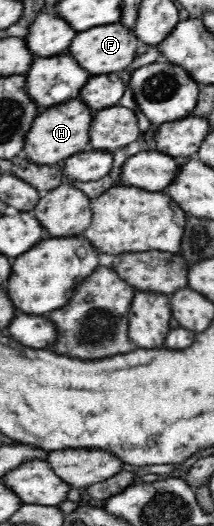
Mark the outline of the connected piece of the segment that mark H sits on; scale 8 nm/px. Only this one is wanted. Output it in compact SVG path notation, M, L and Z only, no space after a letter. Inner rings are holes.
M79 98L42 111L42 117L34 121L34 129L29 132L30 137L27 135L25 145L22 147L28 160L36 165L54 165L76 153L86 152L86 149L89 151L88 129L90 129L93 113L94 111L88 109Z

